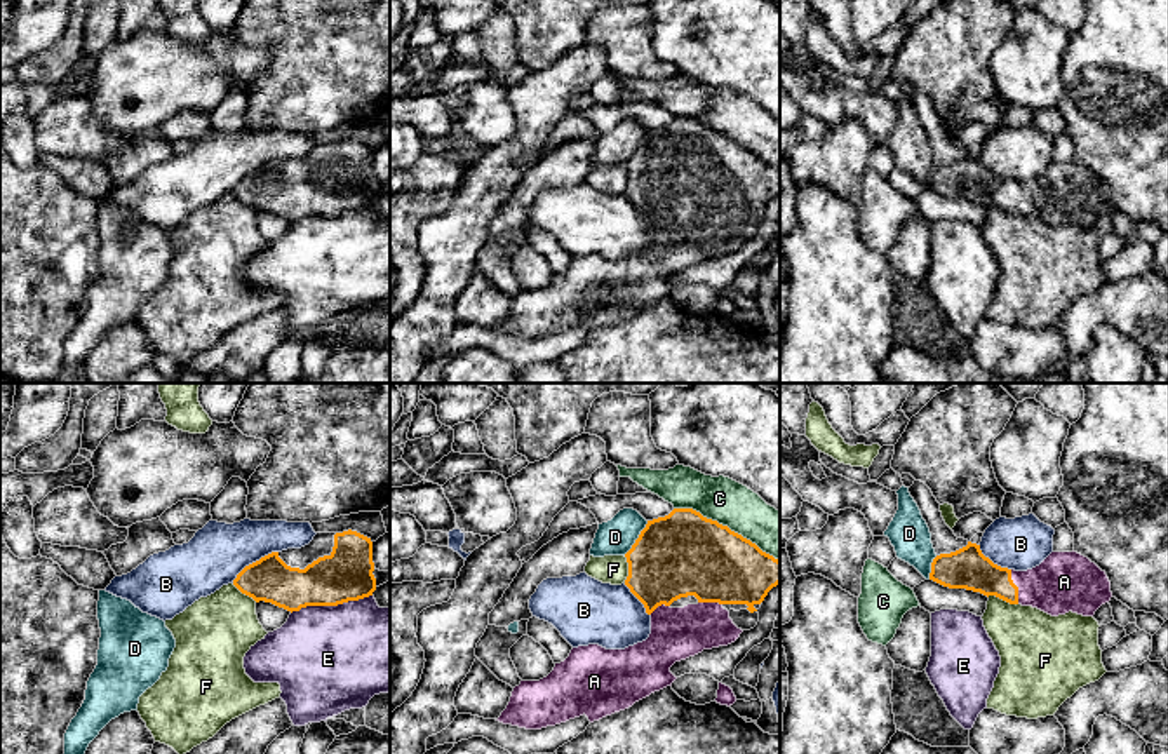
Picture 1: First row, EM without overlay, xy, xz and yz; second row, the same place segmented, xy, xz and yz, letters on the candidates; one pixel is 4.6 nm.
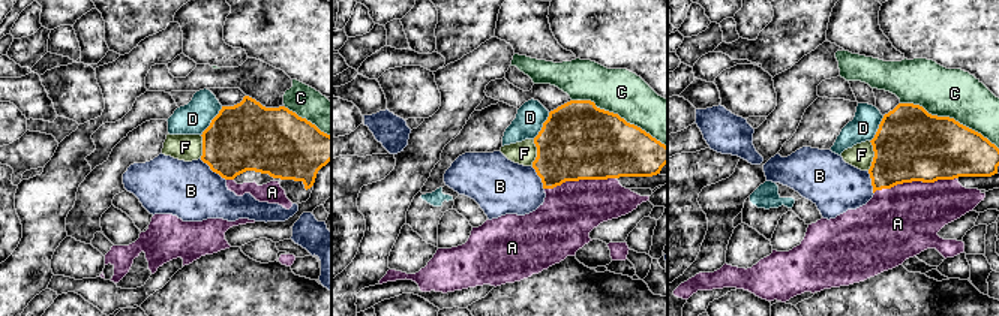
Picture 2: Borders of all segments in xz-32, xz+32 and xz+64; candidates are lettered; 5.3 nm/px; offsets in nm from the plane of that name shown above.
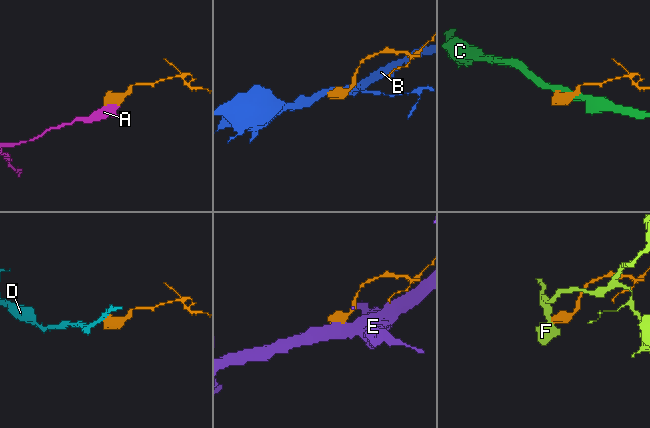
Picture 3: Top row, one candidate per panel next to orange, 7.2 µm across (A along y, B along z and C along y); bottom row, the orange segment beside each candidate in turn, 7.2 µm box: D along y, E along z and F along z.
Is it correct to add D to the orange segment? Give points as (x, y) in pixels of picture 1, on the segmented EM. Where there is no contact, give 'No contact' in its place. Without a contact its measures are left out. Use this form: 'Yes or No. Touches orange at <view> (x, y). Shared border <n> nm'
No. Touches orange at xz (637, 538). Shared border 200 nm

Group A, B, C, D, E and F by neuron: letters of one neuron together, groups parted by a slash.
A / B / C / D / E / F

